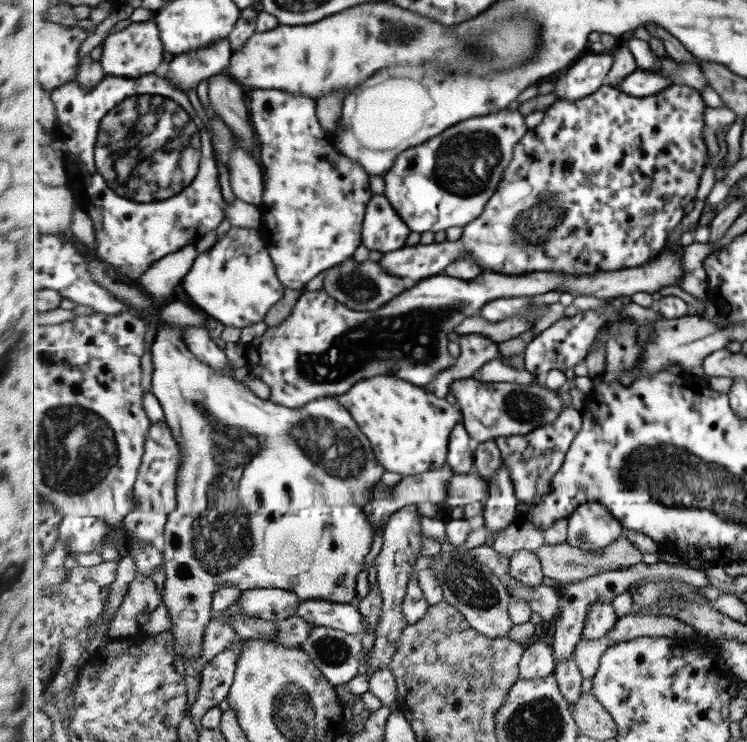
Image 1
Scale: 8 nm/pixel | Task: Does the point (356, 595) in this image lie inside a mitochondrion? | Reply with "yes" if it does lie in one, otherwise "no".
no

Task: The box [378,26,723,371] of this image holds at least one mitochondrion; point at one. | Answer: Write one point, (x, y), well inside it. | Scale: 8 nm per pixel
(475, 155)

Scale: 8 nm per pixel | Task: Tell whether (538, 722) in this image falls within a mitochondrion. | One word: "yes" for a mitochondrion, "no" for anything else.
yes

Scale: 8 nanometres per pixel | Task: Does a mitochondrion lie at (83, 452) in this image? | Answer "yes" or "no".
yes

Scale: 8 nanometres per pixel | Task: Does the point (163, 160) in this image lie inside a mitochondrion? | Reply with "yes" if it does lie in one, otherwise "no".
yes

